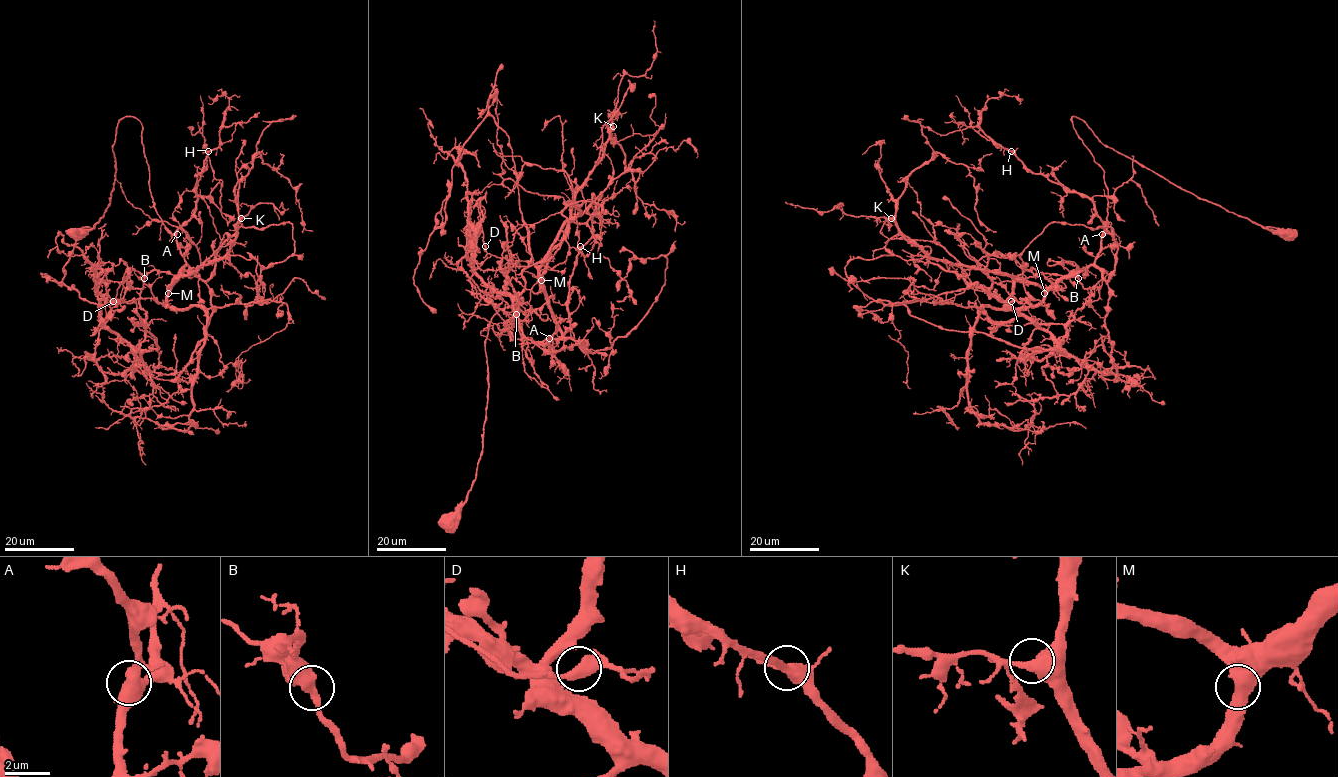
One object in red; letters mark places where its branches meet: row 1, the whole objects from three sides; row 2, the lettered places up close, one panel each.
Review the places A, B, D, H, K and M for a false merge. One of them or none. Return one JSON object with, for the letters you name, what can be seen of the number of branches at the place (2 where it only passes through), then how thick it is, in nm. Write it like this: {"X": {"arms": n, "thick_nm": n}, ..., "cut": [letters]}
{"D": {"arms": 2, "thick_nm": 480}, "cut": ["D"]}

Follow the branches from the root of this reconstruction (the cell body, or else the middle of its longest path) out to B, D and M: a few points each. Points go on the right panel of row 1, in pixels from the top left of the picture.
B: (1284, 234), (1178, 188), (1073, 116), (1108, 190), (1101, 247), (1068, 274), (1078, 278)
D: (1284, 234), (1178, 188), (1073, 116), (1108, 190), (1101, 247), (1039, 303), (1011, 301)
M: (1284, 234), (1178, 188), (1107, 147), (1073, 116), (1076, 133), (1103, 170), (1107, 232), (1092, 264), (1044, 293)

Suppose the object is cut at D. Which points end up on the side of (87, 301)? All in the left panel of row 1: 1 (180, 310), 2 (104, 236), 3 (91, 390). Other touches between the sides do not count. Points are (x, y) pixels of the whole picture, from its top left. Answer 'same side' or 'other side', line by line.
1: other side
2: same side
3: other side

